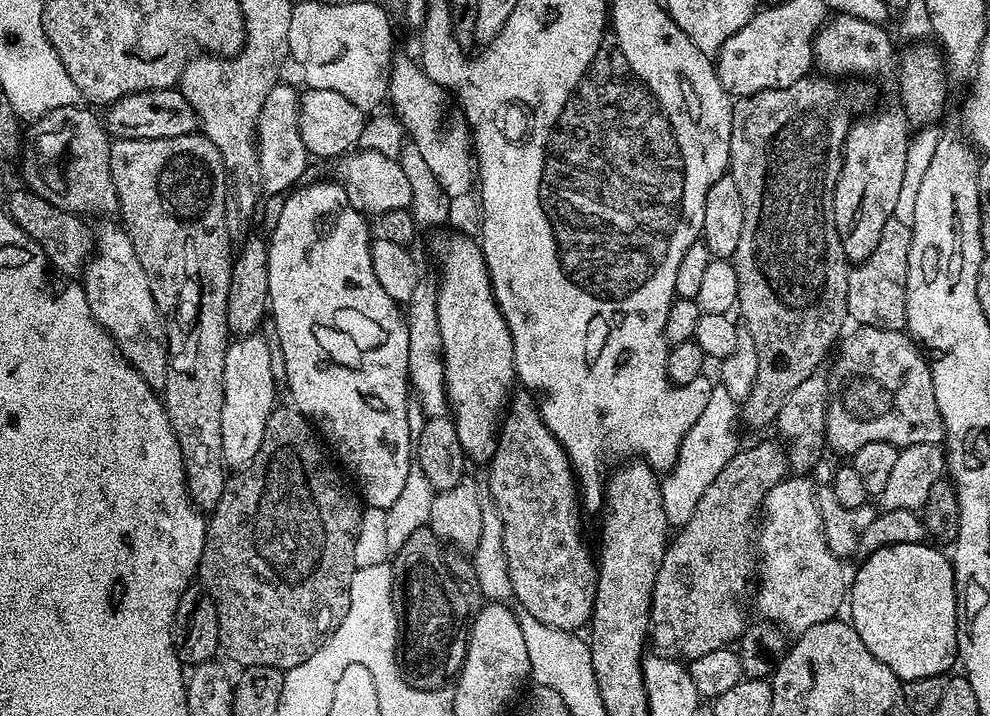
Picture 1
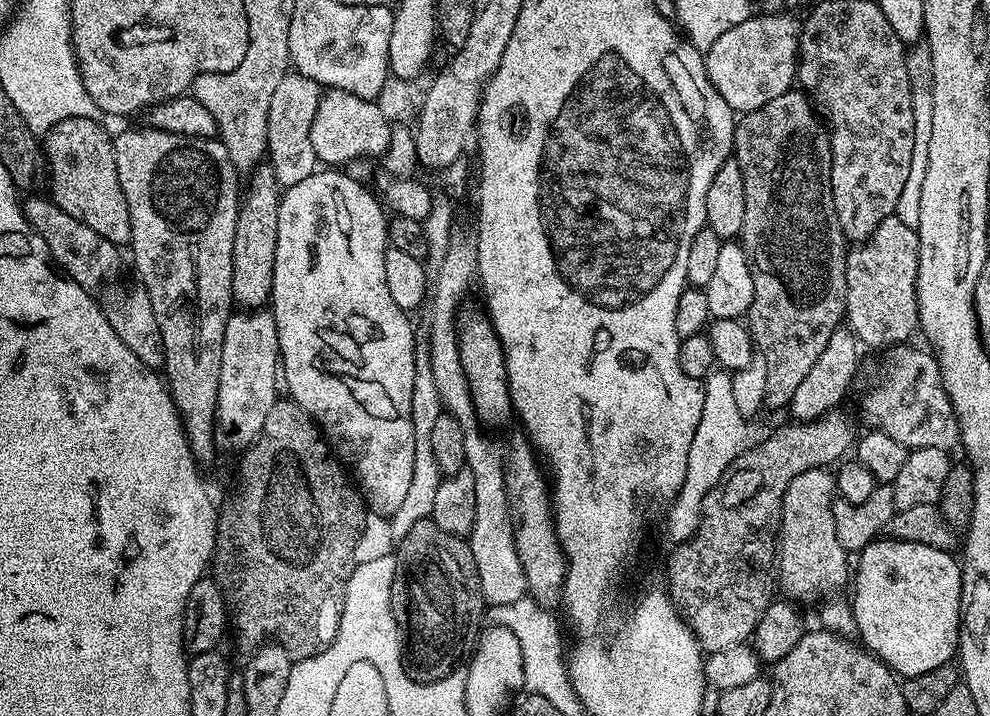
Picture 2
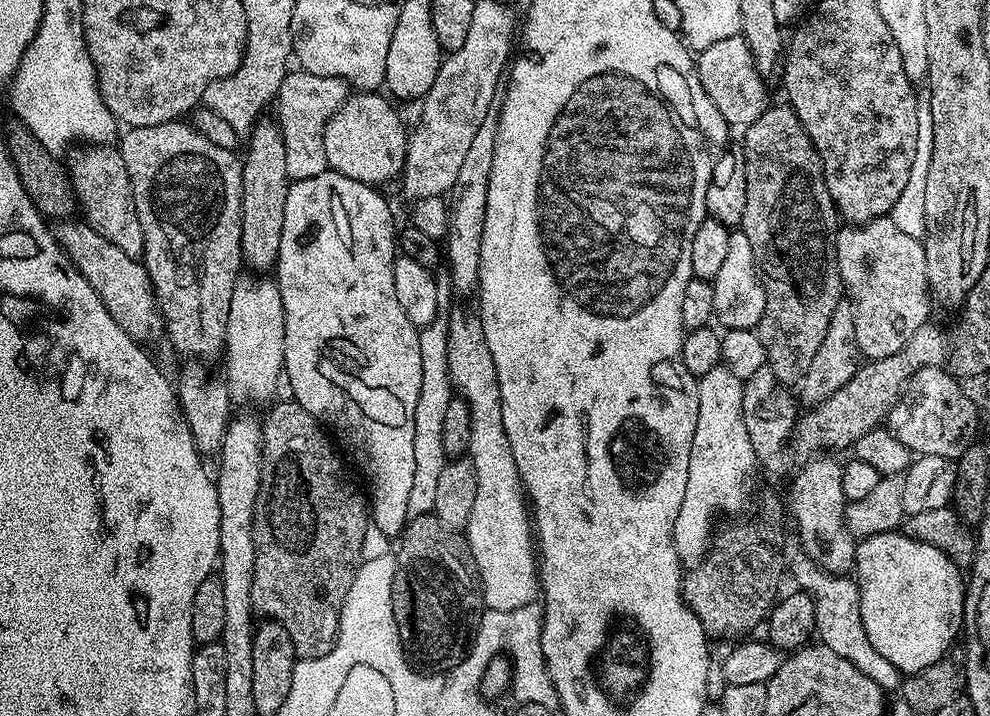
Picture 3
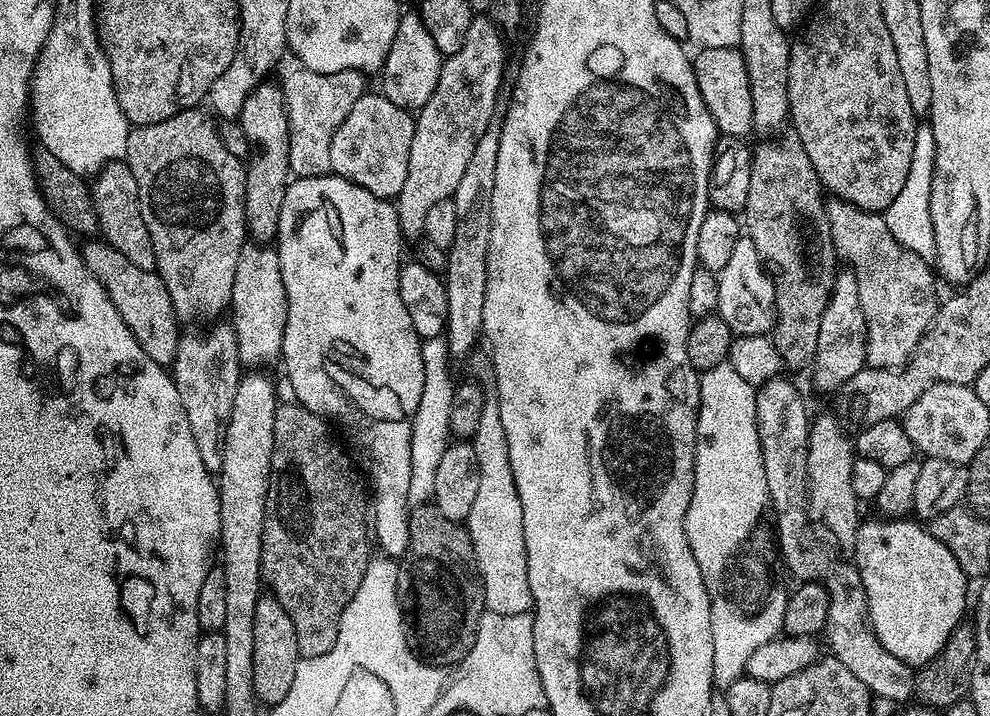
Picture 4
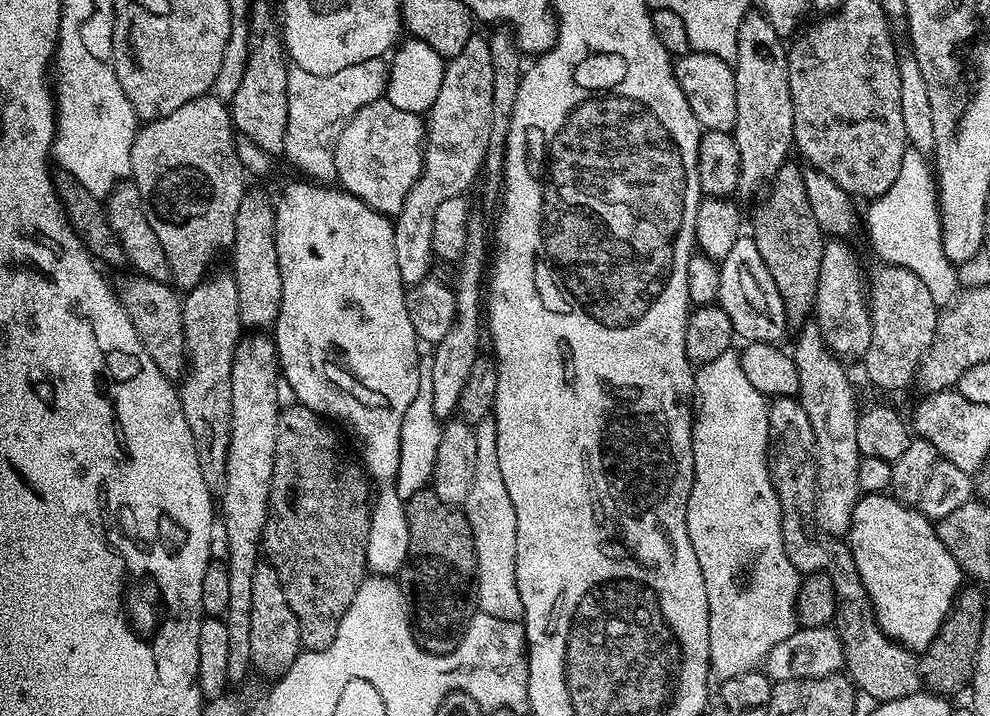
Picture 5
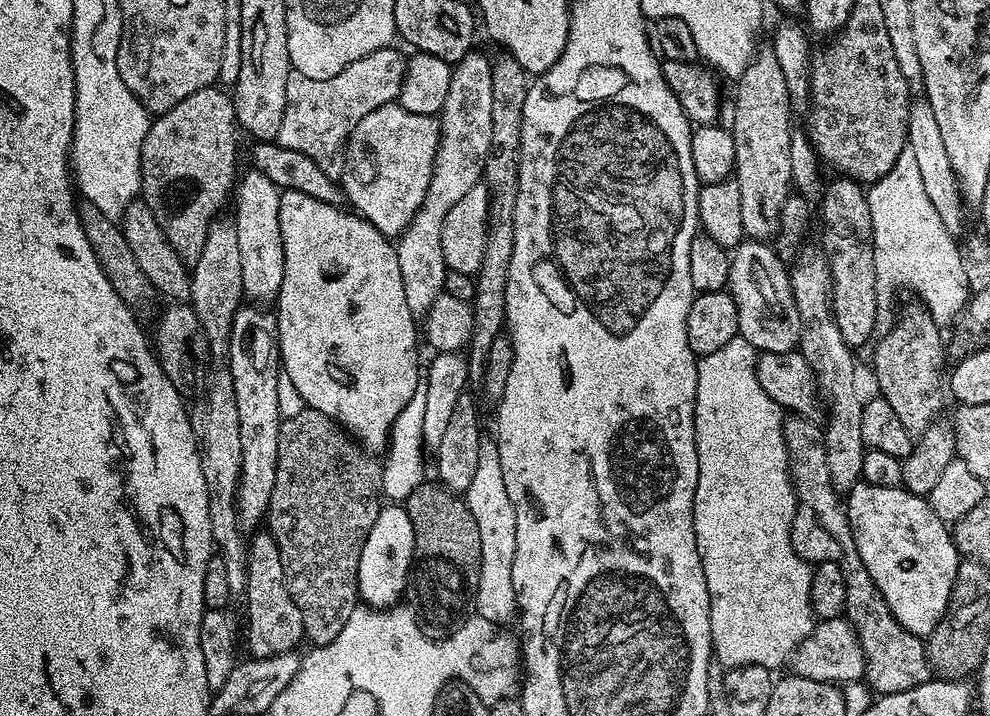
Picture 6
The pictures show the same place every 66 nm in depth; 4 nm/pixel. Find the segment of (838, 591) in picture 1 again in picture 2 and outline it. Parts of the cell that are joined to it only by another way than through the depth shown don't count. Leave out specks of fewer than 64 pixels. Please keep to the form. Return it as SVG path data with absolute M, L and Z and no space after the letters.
M827 467L807 468L786 490L778 533L778 584L784 587L783 595L789 601L819 601L825 594L835 593L832 591L839 584L847 580L849 583L850 556L842 542L838 542L838 532L834 530L832 501L835 496L836 482Z

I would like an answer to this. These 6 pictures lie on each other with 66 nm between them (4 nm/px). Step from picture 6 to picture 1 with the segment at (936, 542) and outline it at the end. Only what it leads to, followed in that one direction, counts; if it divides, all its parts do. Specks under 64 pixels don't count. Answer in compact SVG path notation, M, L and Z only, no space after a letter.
M928 542L886 546L874 554L864 556L862 560L864 565L857 570L856 577L853 575L850 580L850 608L852 604L850 623L855 628L858 638L862 638L862 642L866 642L866 650L870 650L870 654L874 654L874 658L878 658L878 662L890 666L890 670L901 682L917 680L918 678L930 678L931 676L944 676L953 671L952 663L955 665L958 660L958 645L956 642L956 579L954 578L951 559L945 553L943 556L939 551L943 552L939 547L933 546Z

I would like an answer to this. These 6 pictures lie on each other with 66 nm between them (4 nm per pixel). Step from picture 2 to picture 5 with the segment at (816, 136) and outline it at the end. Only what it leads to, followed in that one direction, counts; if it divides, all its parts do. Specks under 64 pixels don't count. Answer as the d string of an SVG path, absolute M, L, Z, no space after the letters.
M785 162L772 177L768 197L757 206L752 216L750 235L778 286L780 301L784 303L789 321L796 322L807 321L816 307L826 233L814 216L814 206L810 206L804 172L792 163Z

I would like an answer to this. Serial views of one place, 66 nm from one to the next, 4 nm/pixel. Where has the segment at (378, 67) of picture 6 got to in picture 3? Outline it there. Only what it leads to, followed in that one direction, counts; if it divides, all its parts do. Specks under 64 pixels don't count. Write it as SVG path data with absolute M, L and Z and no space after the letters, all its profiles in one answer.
M303 70L289 71L274 101L274 119L280 126L282 142L286 146L286 174L295 182L314 178L329 171L324 149L326 122L344 105L350 95L350 85L342 78L310 74Z

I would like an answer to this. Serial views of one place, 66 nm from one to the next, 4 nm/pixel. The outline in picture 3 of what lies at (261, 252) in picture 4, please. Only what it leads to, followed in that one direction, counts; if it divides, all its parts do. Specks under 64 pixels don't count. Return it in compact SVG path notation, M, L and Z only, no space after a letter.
M237 279L230 298L230 314L226 318L226 338L222 351L223 375L233 401L253 400L256 404L267 405L276 396L276 380L284 370L286 326L282 294L275 279L244 279Z

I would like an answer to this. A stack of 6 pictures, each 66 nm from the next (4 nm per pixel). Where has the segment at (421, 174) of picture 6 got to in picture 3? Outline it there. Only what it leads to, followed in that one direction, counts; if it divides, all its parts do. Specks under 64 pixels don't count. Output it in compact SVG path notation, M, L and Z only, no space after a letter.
M372 90L349 95L344 105L326 122L324 149L331 171L363 184L384 186L391 176L401 175L410 132L407 127L404 129L399 114L392 109L393 101L387 95L376 95L380 94Z

